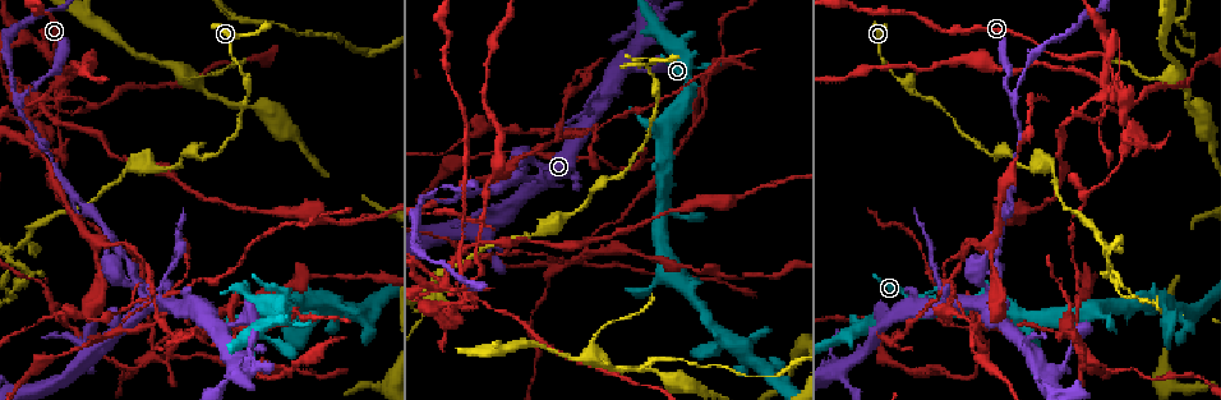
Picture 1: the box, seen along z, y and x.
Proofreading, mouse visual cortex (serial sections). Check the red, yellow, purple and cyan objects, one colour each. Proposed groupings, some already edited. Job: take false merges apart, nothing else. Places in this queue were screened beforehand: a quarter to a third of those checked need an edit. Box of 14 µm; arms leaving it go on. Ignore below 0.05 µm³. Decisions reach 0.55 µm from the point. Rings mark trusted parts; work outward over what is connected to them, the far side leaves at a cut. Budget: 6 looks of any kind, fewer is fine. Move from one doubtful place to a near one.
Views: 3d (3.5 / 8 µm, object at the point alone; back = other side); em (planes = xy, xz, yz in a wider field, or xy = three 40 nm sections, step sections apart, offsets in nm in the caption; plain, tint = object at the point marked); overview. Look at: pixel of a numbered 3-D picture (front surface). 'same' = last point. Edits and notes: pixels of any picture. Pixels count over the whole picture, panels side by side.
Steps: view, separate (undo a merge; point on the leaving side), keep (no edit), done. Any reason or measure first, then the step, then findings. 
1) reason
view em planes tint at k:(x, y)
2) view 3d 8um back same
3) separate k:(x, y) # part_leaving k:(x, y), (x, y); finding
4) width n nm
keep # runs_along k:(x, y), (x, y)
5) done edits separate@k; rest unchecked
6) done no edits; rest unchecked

thick turns thin
view 3d 8um at 1:(980, 278)

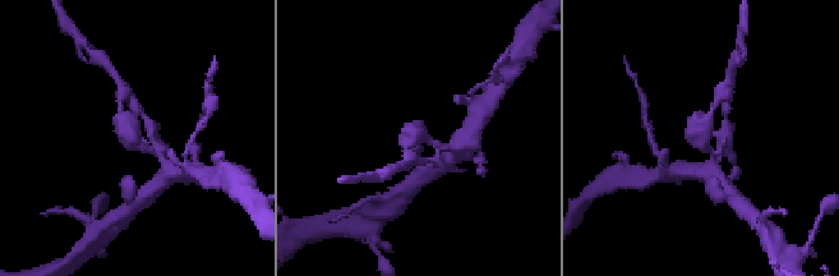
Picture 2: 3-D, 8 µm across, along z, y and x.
view 3d 3.5um back at 2:(702, 140)

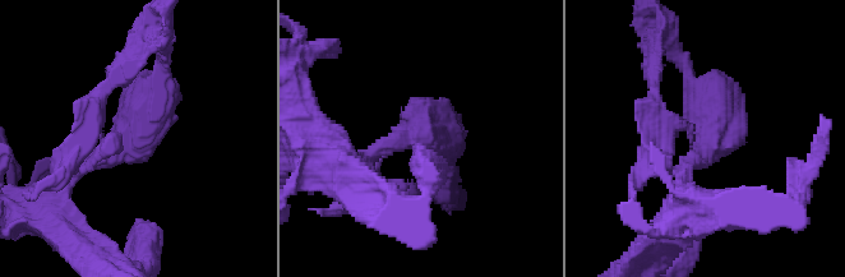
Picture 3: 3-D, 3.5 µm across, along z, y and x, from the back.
arm_widths 200, 350 nm
view em xy step 3 tint at 3:(411, 137)

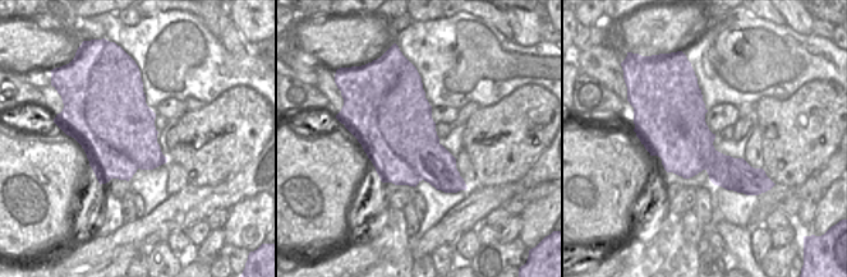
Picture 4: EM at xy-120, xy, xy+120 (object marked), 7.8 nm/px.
separate 3:(654, 95) # part_leaving 3:(125, 142), (161, 95), (165, 47); two cells meet here

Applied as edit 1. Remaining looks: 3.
three arms meet
view 3d 8um at 1:(279, 311)

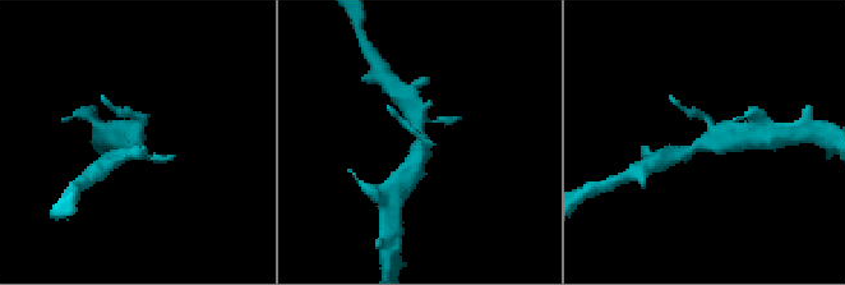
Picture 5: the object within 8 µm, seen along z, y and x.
arms 3; arm_widths 200, 350, 600 nm
view em planes tint at 5:(422, 146)

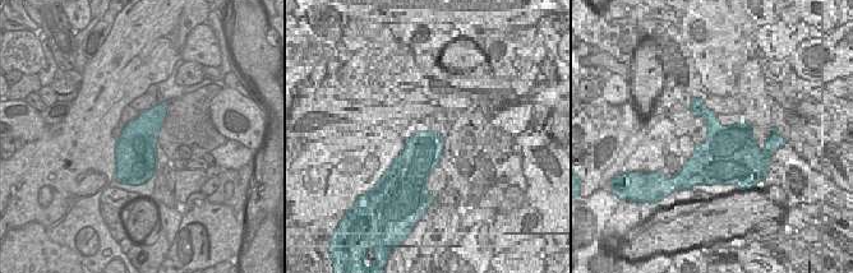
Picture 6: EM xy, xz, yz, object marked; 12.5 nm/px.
keep # runs_along 5:(698, 114), (715, 133), (678, 154); one cell here

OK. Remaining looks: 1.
done edits separate@3; rest unchecked

